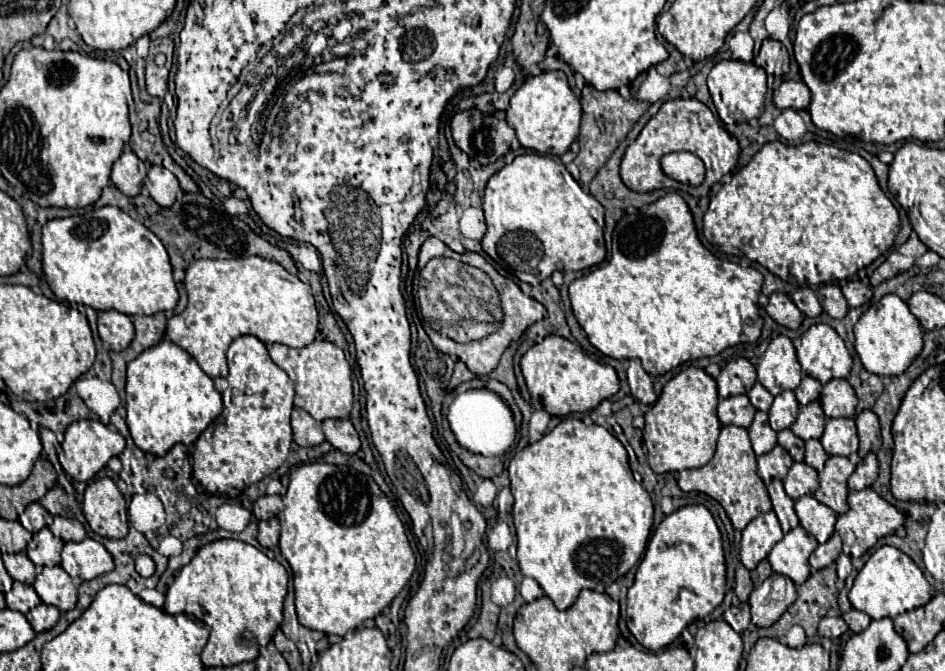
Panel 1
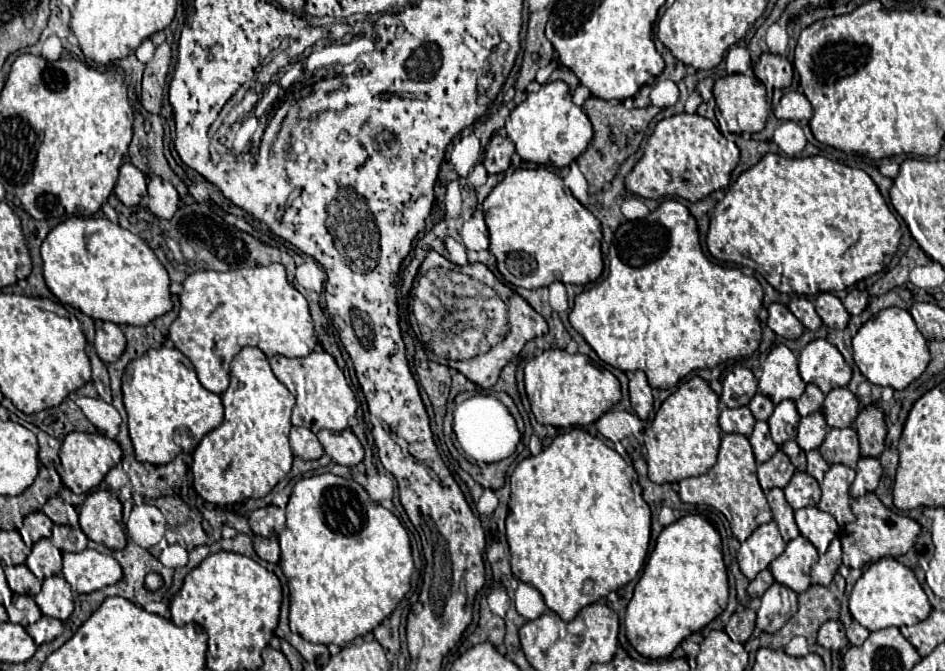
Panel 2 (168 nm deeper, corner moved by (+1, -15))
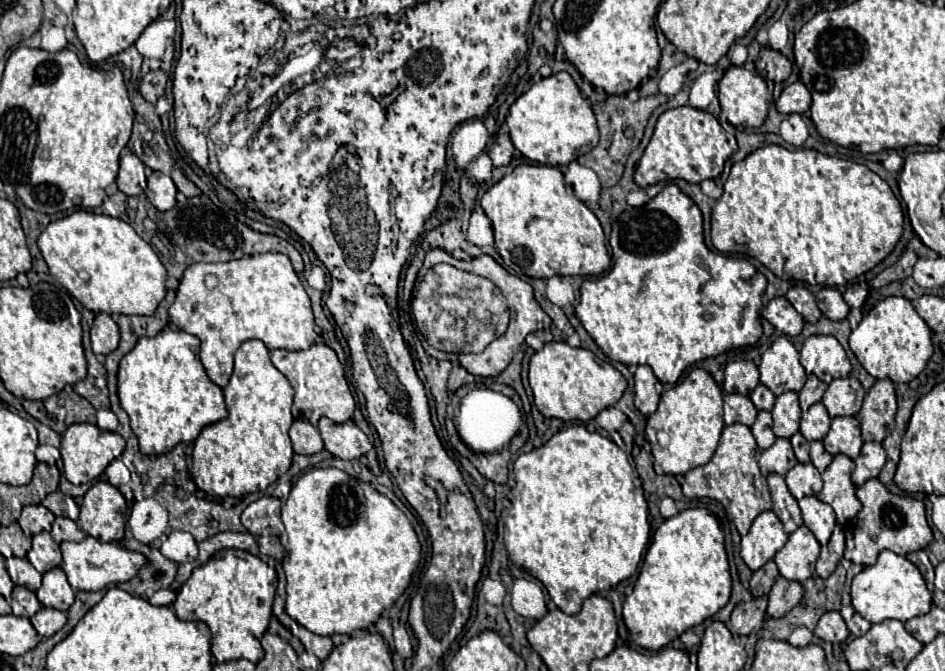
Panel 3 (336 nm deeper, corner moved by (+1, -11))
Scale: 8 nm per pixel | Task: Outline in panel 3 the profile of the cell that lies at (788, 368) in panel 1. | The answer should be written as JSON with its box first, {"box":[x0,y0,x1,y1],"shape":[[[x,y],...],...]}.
{"box":[761,337,807,395],"shape":[[[779,337],[761,357],[761,383],[775,395],[785,391],[801,391],[807,373],[799,363],[799,351],[787,337]]]}

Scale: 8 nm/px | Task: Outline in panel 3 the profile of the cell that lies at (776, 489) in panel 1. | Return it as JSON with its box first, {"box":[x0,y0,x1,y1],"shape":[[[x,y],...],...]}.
{"box":[767,473,803,533],"shape":[[[769,473],[767,475],[767,483],[769,483],[769,489],[771,489],[771,499],[773,499],[775,515],[783,523],[785,533],[793,533],[795,529],[799,529],[803,525],[797,499],[791,495],[791,491],[787,489],[785,479],[781,475]]]}

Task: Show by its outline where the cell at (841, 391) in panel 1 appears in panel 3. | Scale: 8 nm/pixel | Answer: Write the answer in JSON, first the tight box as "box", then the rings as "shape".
{"box":[823,377,865,419],"shape":[[[843,377],[843,379],[833,379],[829,383],[823,395],[823,405],[827,407],[831,419],[841,415],[857,415],[863,397],[865,397],[863,385],[855,377]]]}

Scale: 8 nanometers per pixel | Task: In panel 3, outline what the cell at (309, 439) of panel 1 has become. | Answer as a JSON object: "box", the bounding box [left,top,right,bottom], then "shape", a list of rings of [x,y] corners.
{"box":[289,421,323,455],"shape":[[[295,421],[291,425],[289,437],[291,437],[295,453],[299,453],[299,455],[315,455],[323,449],[323,439],[321,439],[317,427],[313,427],[307,421]]]}

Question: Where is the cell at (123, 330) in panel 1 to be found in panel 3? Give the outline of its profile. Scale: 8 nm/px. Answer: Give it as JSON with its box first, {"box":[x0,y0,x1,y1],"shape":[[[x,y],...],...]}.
{"box":[91,313,119,355],"shape":[[[97,313],[93,325],[91,325],[91,347],[93,353],[109,355],[119,345],[119,327],[111,319],[109,313]]]}

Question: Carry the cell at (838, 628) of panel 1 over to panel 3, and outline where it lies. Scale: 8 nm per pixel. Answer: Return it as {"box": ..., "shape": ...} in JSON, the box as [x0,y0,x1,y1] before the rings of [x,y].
{"box":[815,611,849,643],"shape":[[[827,611],[819,619],[819,623],[815,627],[815,635],[829,643],[843,643],[849,637],[849,629],[847,629],[843,617],[839,615],[839,611]]]}

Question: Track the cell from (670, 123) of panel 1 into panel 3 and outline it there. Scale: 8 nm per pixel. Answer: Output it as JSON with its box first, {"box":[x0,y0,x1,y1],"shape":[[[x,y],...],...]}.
{"box":[635,105,735,187],"shape":[[[691,105],[667,109],[659,115],[653,137],[641,155],[641,161],[635,171],[635,183],[639,187],[647,187],[659,181],[675,179],[685,179],[689,183],[715,179],[721,175],[725,161],[731,157],[735,149],[735,137],[727,133],[711,113],[693,109]]]}

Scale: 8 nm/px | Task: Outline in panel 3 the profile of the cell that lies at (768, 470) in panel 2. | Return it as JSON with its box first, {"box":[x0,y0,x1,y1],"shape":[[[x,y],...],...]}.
{"box":[759,439,797,475],"shape":[[[777,439],[769,449],[765,449],[759,457],[759,467],[763,475],[779,473],[787,475],[787,471],[797,463],[795,453],[791,449],[789,439]]]}

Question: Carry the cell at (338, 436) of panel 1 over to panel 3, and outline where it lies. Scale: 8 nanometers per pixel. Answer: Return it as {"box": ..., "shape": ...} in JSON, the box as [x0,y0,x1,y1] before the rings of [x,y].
{"box":[317,417,373,459],"shape":[[[321,417],[317,427],[323,437],[325,449],[339,459],[357,459],[373,447],[367,435],[351,419],[345,423],[333,423],[331,419]]]}

